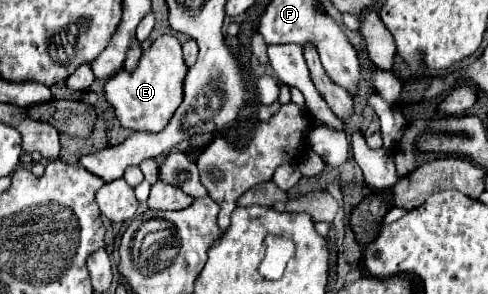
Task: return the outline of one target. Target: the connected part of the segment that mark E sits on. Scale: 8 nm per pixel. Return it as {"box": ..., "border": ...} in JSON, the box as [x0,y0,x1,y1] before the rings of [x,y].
{"box":[102,34,188,132],"border":[[[166,34],[152,42],[148,50],[144,50],[138,66],[132,72],[126,72],[124,68],[118,70],[102,90],[102,98],[114,108],[118,122],[128,130],[148,130],[156,132],[162,130],[176,112],[176,108],[182,102],[182,82],[188,68],[182,58],[182,46],[180,42]]]}

